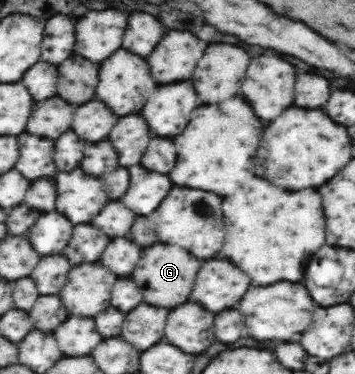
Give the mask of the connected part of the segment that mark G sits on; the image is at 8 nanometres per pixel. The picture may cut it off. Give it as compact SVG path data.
M153 245L143 251L141 261L137 263L135 271L131 273L131 279L139 285L145 303L155 307L167 307L173 309L181 303L185 303L193 291L197 271L201 267L201 261L191 257L191 253L183 251L181 247L167 247L167 245Z

